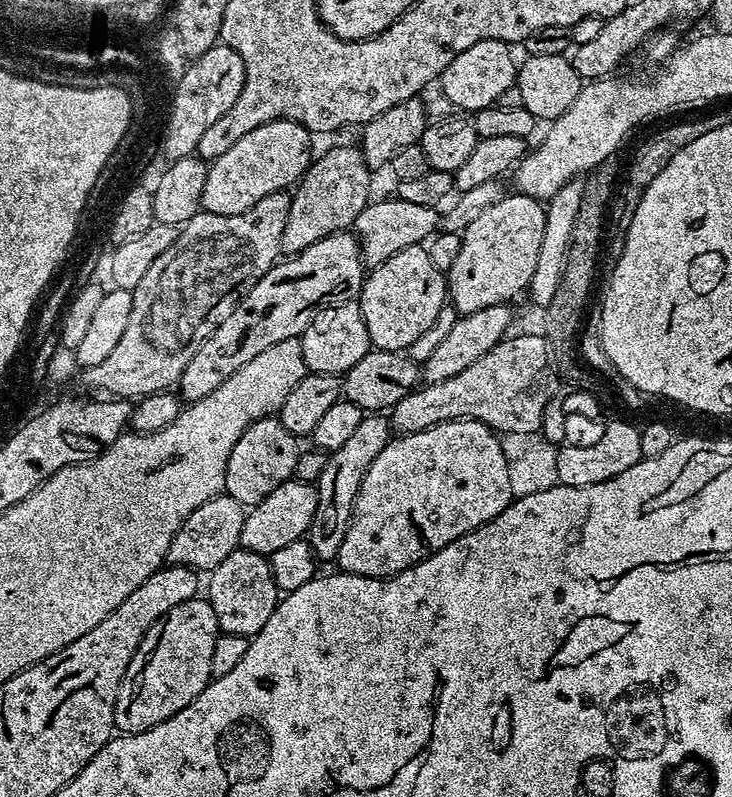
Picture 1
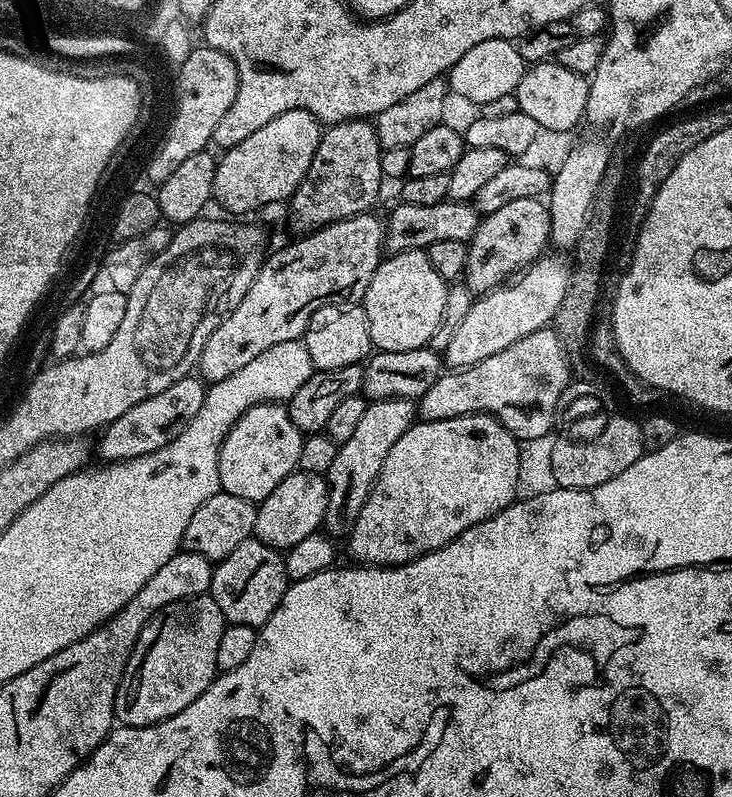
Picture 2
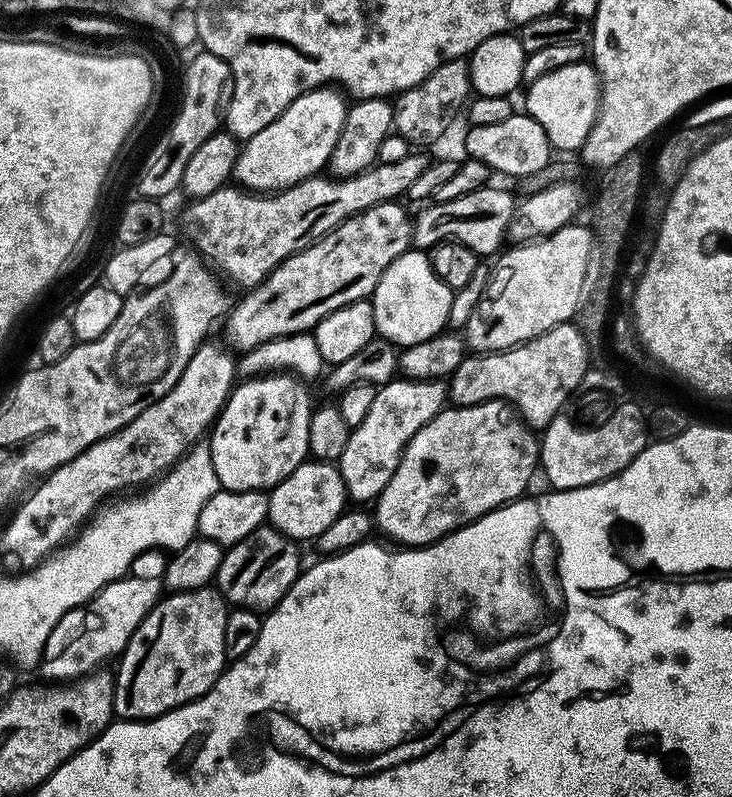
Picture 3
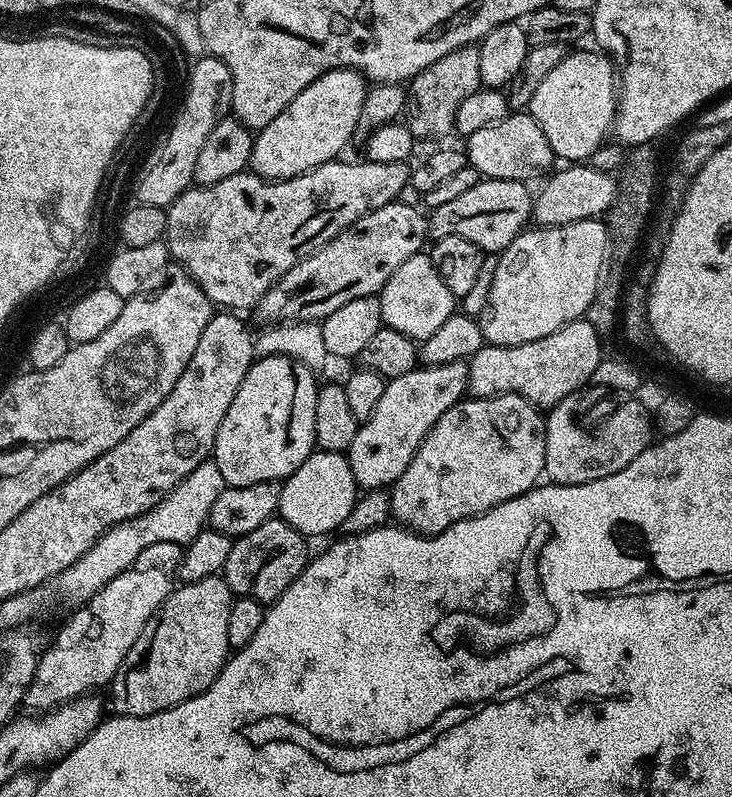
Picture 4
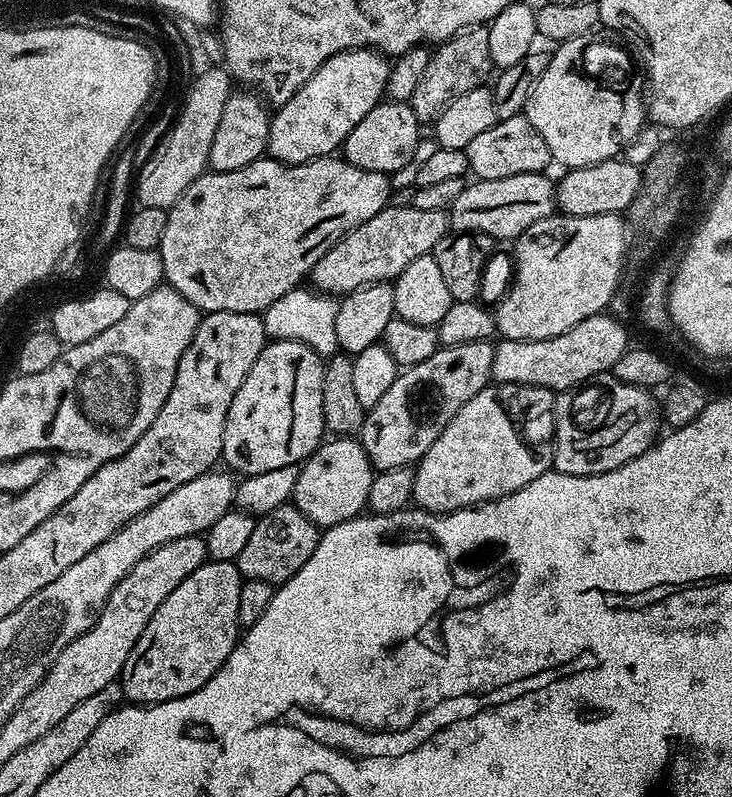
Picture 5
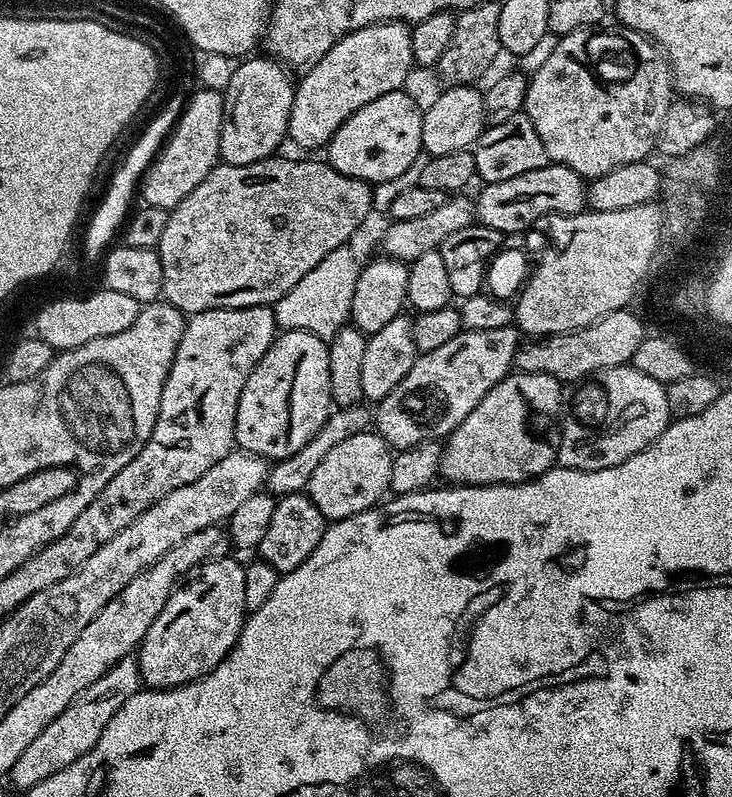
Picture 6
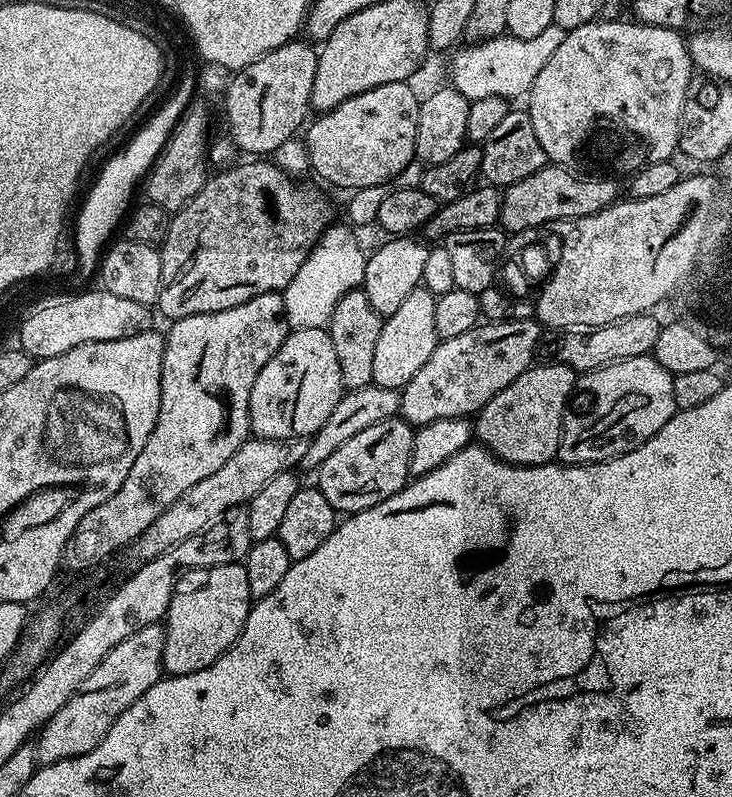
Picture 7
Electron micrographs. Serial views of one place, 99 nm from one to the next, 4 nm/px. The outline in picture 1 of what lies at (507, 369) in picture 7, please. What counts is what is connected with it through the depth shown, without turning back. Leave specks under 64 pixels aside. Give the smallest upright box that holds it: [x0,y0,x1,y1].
[306,414,389,561]

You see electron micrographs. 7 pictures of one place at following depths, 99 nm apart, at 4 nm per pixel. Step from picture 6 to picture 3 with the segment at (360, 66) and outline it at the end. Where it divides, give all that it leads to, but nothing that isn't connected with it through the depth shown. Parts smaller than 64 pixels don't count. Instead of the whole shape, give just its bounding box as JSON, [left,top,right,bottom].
[234,86,346,194]

